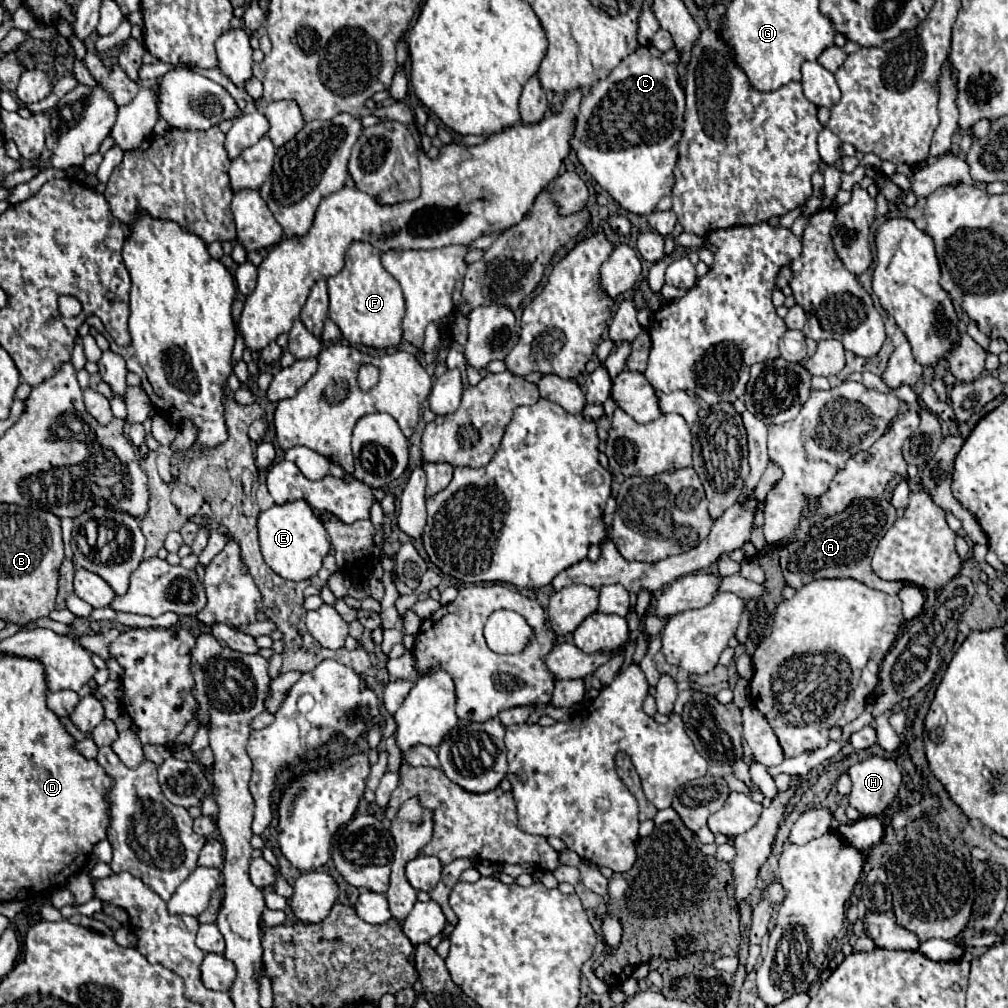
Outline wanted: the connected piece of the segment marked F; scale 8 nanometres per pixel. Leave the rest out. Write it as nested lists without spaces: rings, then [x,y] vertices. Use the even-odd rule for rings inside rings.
[[[351,242],[345,254],[343,270],[337,276],[331,276],[327,286],[329,318],[339,326],[349,344],[391,348],[401,342],[401,320],[405,316],[403,292],[399,282],[383,268],[377,248],[369,242]]]

